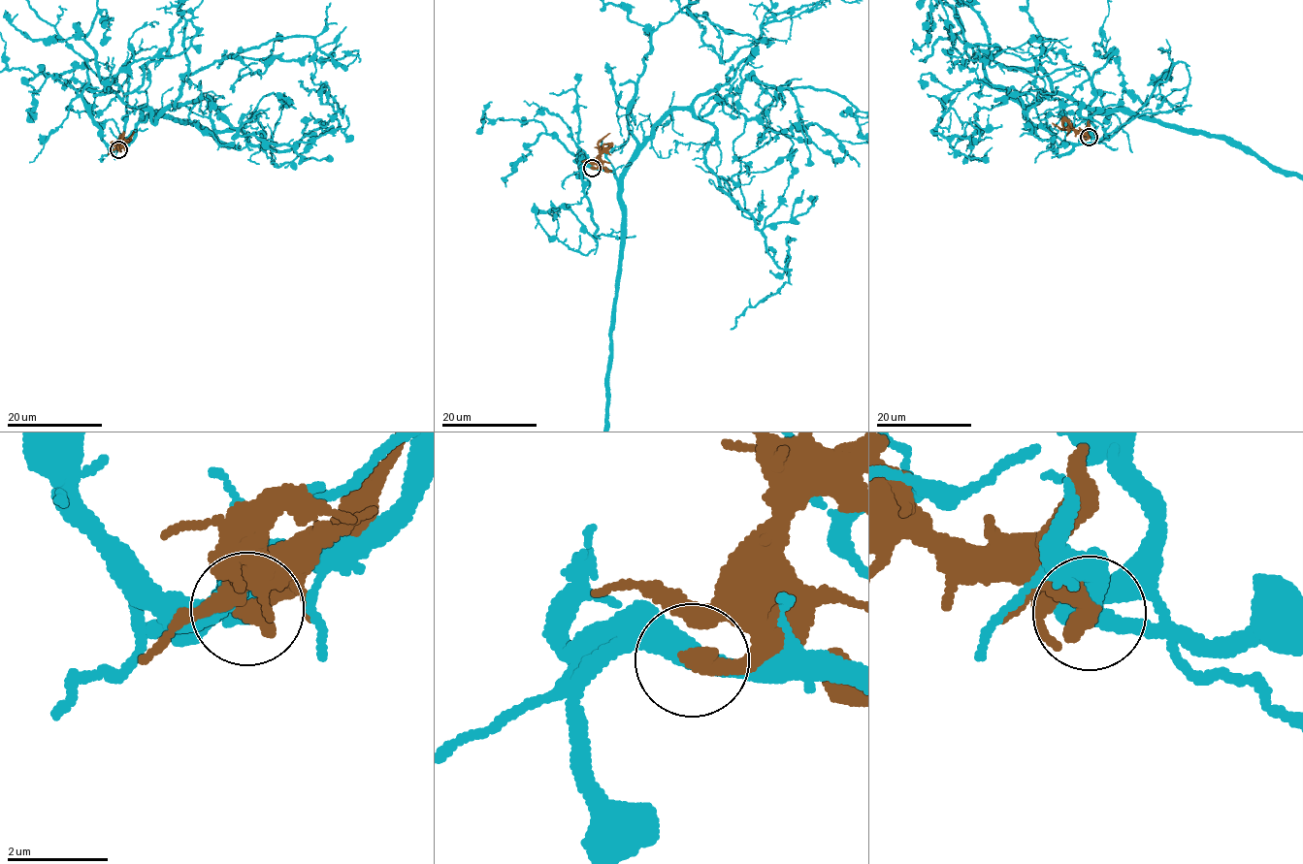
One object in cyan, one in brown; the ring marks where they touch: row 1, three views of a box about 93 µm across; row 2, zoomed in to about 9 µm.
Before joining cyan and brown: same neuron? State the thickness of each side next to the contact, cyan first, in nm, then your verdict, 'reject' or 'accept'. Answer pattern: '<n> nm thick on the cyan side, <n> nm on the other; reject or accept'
440 nm thick on the cyan side, 400 nm on the other; reject

